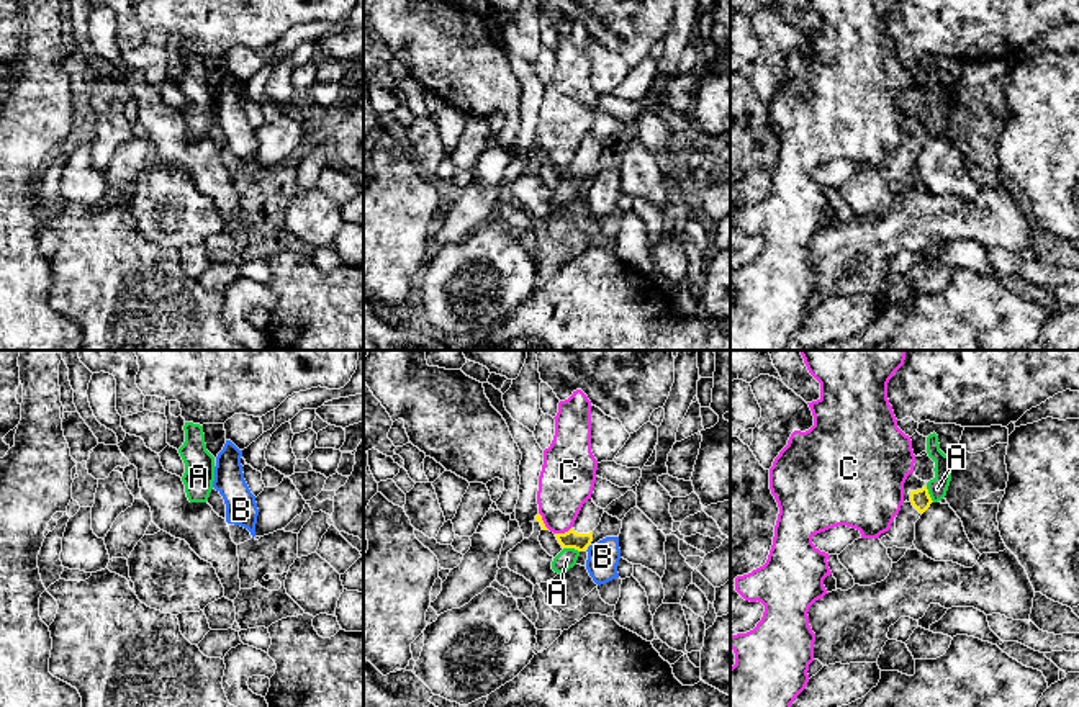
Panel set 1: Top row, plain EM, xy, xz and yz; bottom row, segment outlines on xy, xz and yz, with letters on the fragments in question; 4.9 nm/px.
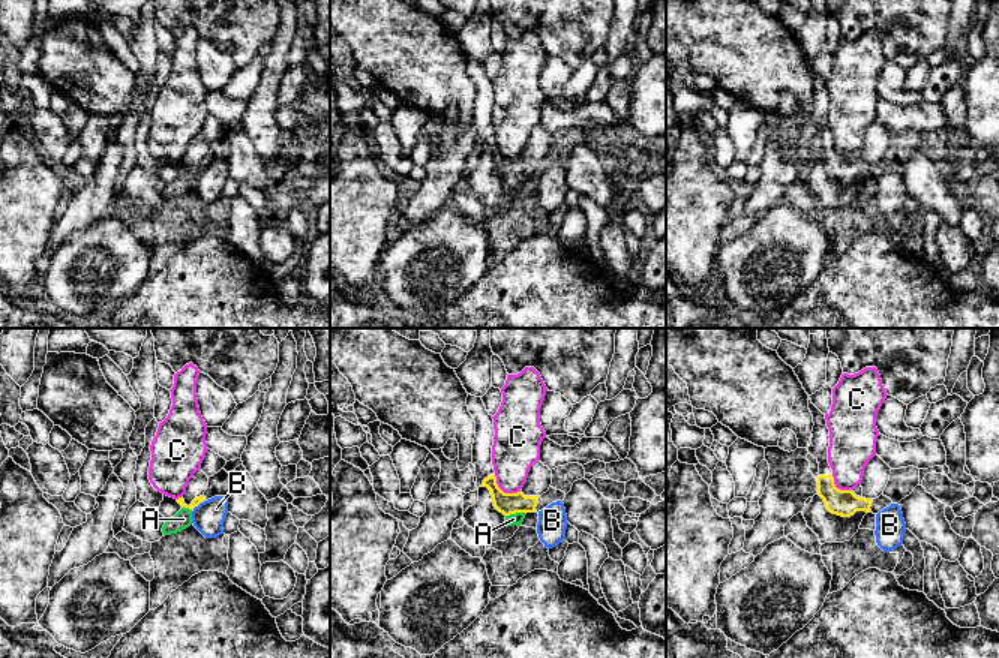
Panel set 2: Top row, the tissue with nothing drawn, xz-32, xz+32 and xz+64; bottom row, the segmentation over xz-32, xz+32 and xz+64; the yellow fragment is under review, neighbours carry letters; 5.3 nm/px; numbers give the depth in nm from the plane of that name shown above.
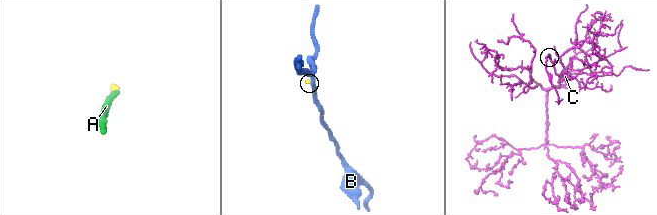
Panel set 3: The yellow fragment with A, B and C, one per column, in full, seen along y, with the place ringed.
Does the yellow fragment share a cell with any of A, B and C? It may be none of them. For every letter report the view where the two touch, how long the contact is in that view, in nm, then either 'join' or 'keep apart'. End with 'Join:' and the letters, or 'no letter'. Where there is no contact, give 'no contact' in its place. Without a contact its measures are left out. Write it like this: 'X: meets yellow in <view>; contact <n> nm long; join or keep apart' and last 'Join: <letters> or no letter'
A: meets yellow in xz; contact 80 nm long; join
B: meets yellow in xz; contact 40 nm long; keep apart
C: meets yellow in xz; contact 90 nm long; keep apart
Join: A

